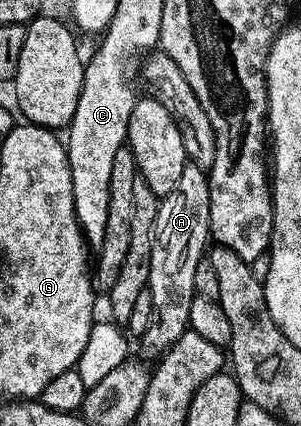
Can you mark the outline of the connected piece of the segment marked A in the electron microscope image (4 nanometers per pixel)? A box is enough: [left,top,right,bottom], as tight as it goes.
[139,164,210,356]

